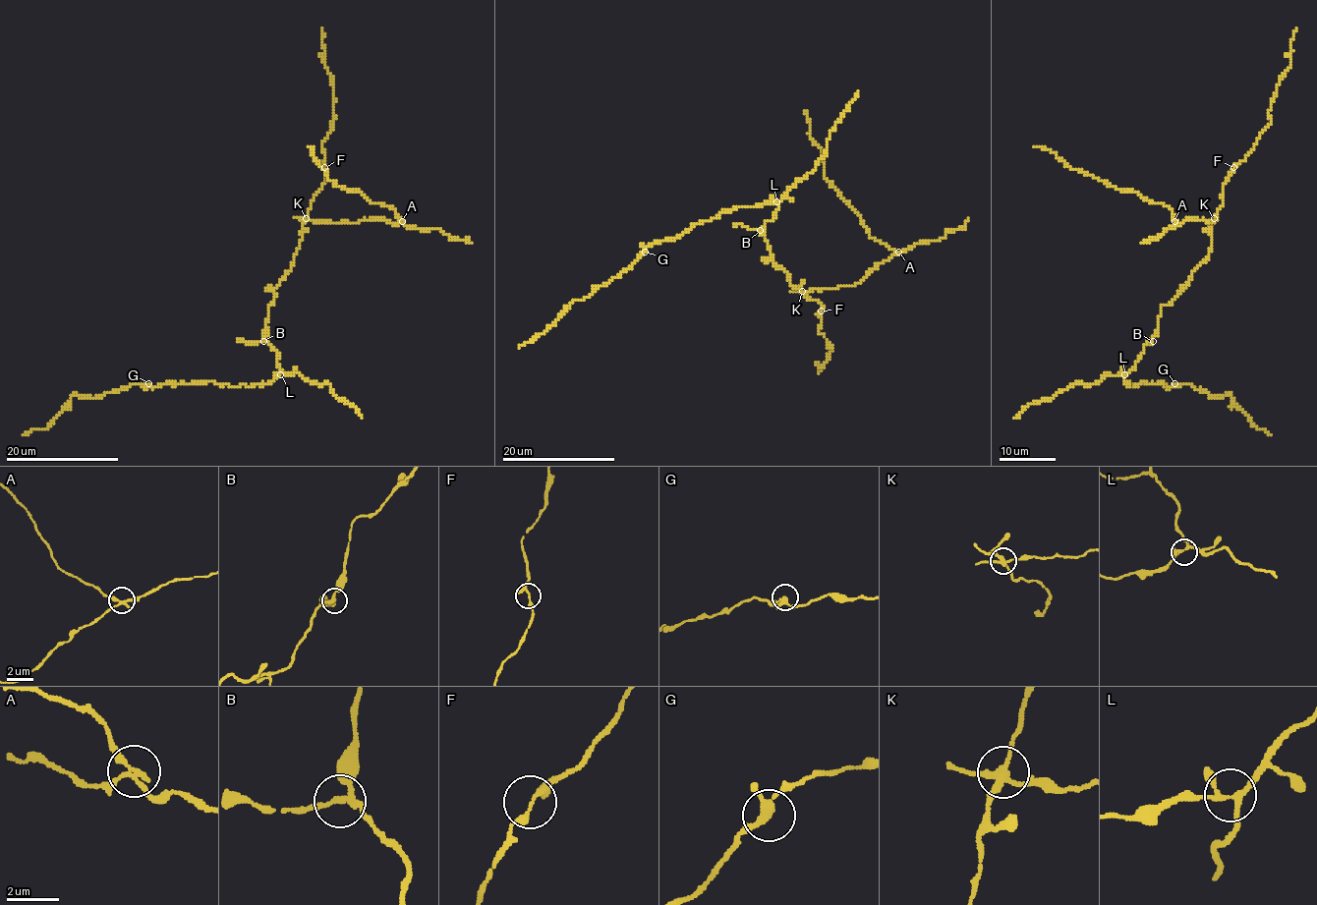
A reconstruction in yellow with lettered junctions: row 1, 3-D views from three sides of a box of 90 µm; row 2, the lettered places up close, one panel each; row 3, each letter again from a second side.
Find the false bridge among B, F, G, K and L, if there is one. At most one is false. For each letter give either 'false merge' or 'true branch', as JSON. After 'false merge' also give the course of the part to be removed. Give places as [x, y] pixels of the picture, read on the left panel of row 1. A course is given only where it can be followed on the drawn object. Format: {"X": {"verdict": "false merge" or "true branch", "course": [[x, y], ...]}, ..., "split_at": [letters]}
{"B": {"verdict": "true branch"}, "F": {"verdict": "true branch"}, "G": {"verdict": "true branch"}, "K": {"verdict": "false merge", "course": [[306, 218], [318, 222], [400, 221], [390, 206], [338, 187], [309, 145]]}, "L": {"verdict": "true branch"}, "split_at": ["K"]}

